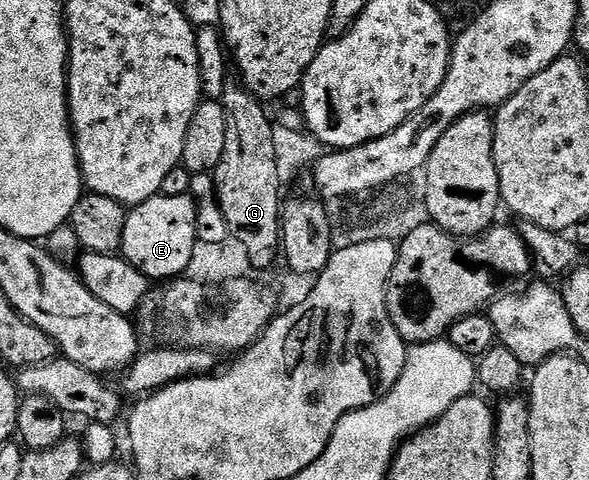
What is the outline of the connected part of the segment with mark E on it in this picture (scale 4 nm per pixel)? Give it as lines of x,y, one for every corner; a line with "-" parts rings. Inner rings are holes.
162,194
130,209
123,232
122,255
127,263
154,280
179,278
184,275
197,241
197,204
190,195
167,197

